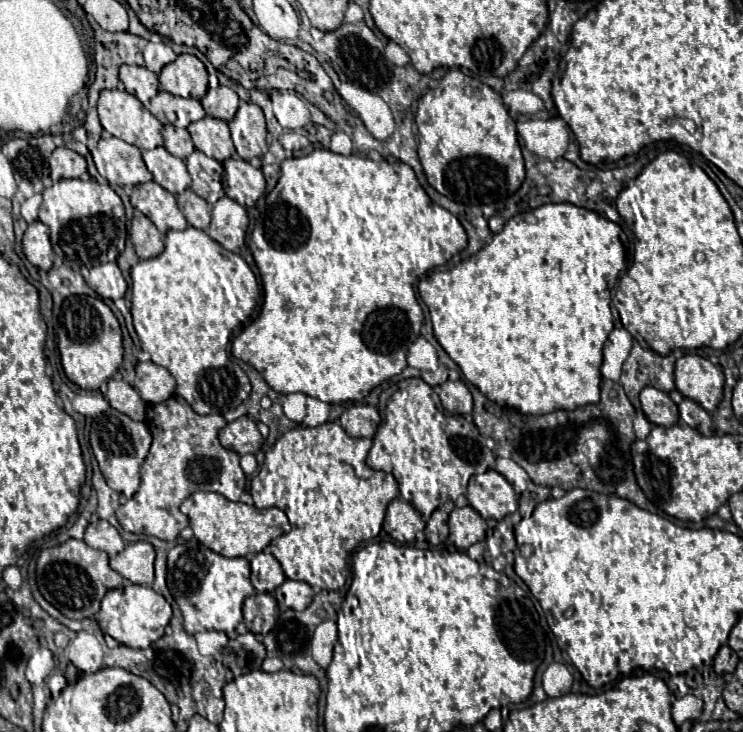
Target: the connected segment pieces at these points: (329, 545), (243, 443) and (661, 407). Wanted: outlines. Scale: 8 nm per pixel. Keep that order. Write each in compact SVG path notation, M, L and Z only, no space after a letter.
M326 422L316 428L296 426L282 434L278 442L266 452L266 460L254 476L250 494L256 508L280 508L286 512L292 530L276 540L272 540L270 550L274 558L282 564L286 578L302 580L310 586L322 590L340 590L346 582L346 562L348 556L362 544L378 536L388 504L398 494L398 484L392 474L372 470L366 464L366 454L370 452L370 438L352 438L336 422Z
M240 416L234 422L228 422L220 430L220 442L224 448L230 448L234 452L242 454L256 454L264 442L262 434L256 428L256 422L248 416Z
M646 386L640 392L640 404L646 418L656 426L672 426L678 422L678 406L670 396L658 388Z

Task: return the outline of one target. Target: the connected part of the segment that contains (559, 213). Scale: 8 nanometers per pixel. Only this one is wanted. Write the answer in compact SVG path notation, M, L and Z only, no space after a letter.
M562 202L562 204L544 204L540 208L520 213L514 218L510 218L502 232L494 234L492 242L486 244L480 252L474 256L460 262L458 266L448 268L448 270L436 270L430 272L426 278L420 280L418 292L424 300L424 304L430 310L430 318L434 324L434 336L440 342L440 346L448 352L448 356L460 366L462 374L466 380L470 380L482 394L486 394L492 402L498 402L500 406L514 408L520 414L548 414L554 410L572 410L584 404L594 404L600 400L600 364L602 364L602 346L612 332L612 312L610 312L610 292L618 282L620 272L626 268L626 248L622 244L622 228L608 218Z

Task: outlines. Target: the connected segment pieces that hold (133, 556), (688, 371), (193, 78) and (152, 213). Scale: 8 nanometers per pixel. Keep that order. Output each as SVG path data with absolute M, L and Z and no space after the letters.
M132 542L126 548L110 558L110 566L124 576L126 580L152 586L154 582L154 548L148 542Z
M686 354L676 360L674 378L682 396L698 402L708 412L716 410L724 390L724 374L718 366L702 356Z
M180 54L174 62L162 68L158 78L162 90L182 98L200 100L208 88L208 72L202 60L192 54Z
M146 182L134 186L130 194L130 202L136 210L148 216L160 232L168 230L184 230L188 226L184 214L178 210L174 194L164 190L156 182Z

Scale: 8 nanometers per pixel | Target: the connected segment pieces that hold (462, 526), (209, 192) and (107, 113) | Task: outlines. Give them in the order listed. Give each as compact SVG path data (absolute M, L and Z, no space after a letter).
M454 508L448 517L450 530L449 541L456 544L460 550L466 550L468 546L482 542L486 538L486 520L472 508Z
M194 150L188 158L186 158L186 166L188 172L192 176L192 190L202 196L208 204L214 204L218 198L224 196L224 188L222 188L222 164L214 158L208 158L206 154L202 154L200 150Z
M102 90L100 98L98 98L98 116L100 116L100 124L104 126L104 130L108 130L112 136L138 146L140 150L152 150L162 146L162 124L158 118L154 118L142 104L140 100L136 100L136 96L128 94L126 90Z

